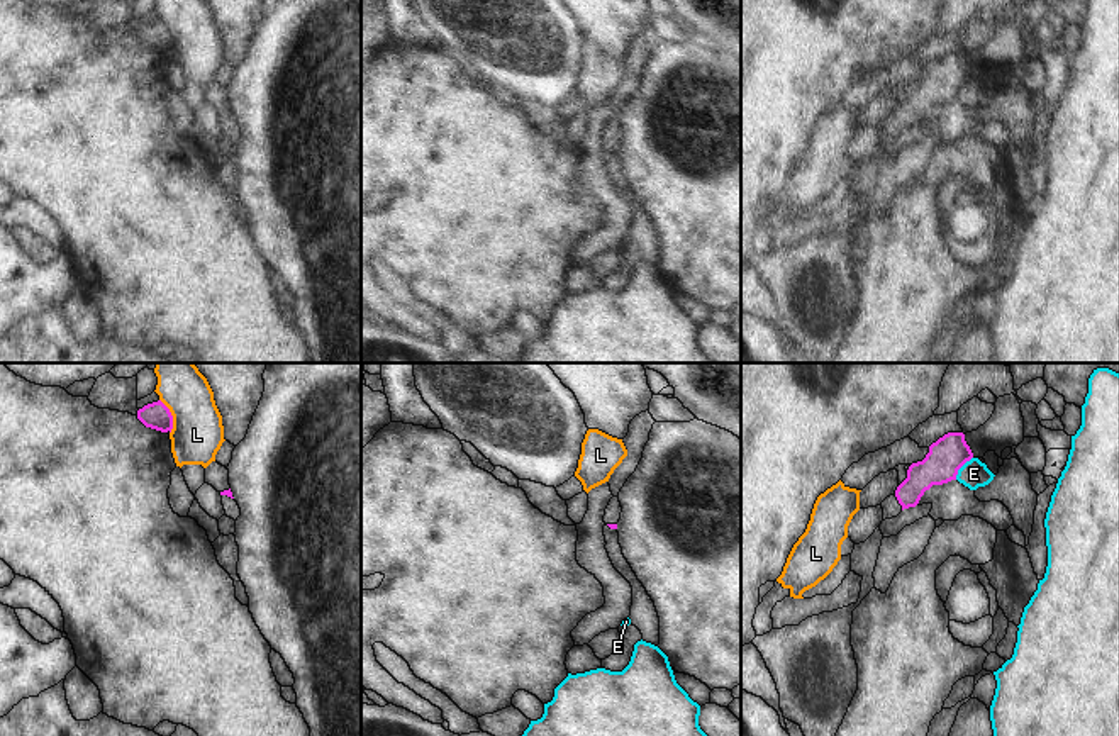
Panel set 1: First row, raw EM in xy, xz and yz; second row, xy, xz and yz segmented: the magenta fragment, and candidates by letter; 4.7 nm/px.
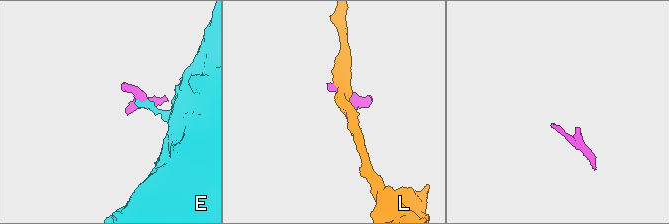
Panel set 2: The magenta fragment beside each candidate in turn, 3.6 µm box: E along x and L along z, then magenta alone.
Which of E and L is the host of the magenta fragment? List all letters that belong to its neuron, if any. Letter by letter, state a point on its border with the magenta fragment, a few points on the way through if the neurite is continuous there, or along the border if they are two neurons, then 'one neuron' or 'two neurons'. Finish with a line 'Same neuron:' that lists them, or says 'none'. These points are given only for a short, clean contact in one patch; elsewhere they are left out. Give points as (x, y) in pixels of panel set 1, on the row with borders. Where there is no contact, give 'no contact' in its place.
E: yz (960, 467) | along yz (972, 457), (955, 479) | two neurons
L: xy (172, 416) | along xy (160, 399), (172, 416), (170, 433) | two neurons
Same neuron: none

